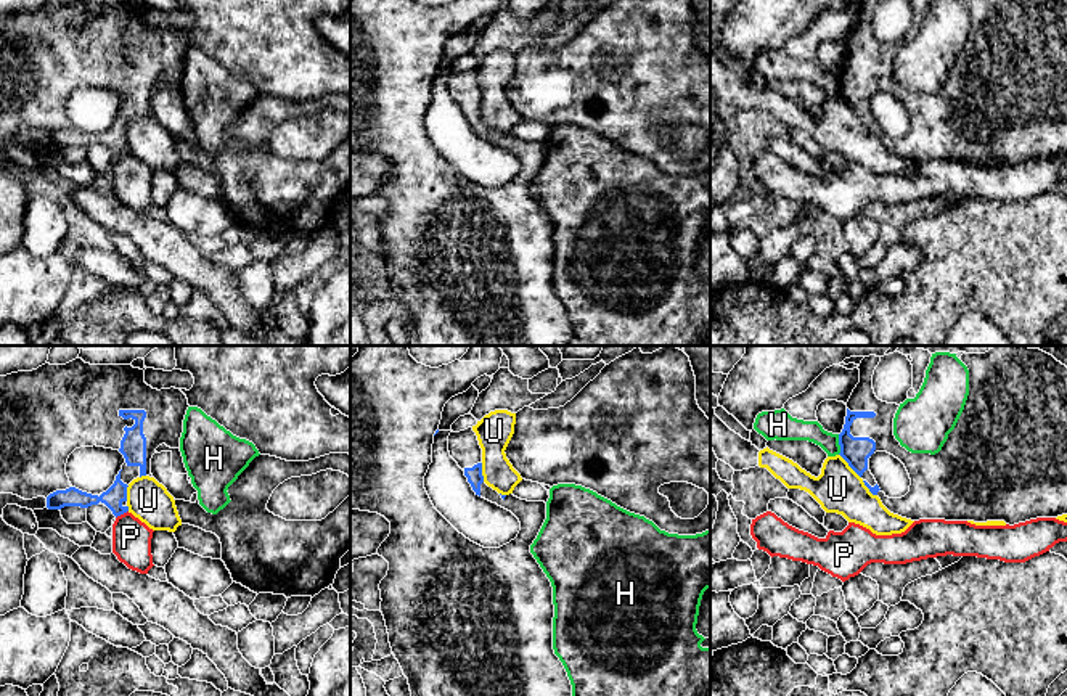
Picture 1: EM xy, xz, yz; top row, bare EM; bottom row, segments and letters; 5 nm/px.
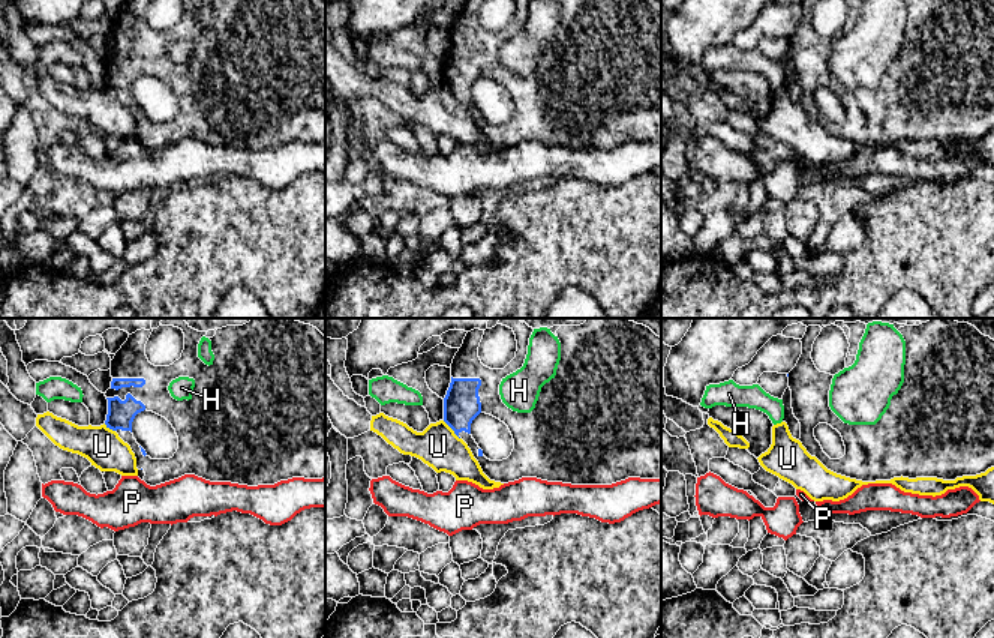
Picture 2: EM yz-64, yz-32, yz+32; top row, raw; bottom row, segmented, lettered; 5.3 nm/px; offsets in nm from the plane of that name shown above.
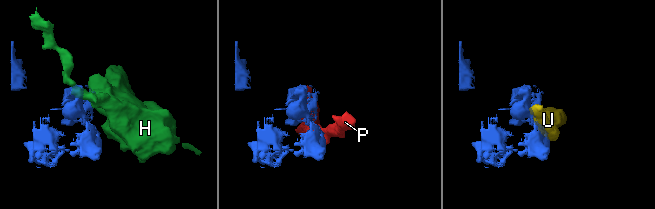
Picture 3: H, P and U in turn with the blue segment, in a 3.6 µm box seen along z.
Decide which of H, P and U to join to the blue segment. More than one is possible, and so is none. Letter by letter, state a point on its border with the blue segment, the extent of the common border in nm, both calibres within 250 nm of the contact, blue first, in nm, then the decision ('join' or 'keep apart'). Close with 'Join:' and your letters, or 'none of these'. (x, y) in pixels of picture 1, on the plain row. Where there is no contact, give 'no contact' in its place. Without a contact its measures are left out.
H: yz (839, 84) | 100 nm | 140/110 nm | keep apart
P: xy (121, 153) | 80 nm | 100/190 nm | keep apart
U: yz (849, 105) | 170 nm | 140/240 nm | keep apart
Join: none of these

